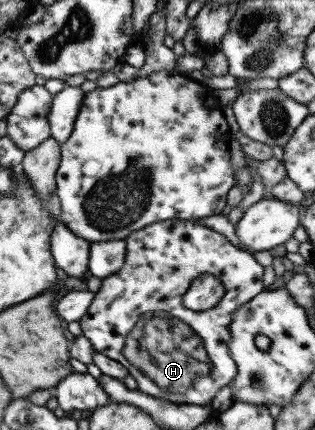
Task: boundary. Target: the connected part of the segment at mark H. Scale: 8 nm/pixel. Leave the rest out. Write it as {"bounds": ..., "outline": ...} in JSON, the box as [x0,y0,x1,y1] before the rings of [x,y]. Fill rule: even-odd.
{"bounds":[78,218,265,406],"outline":[[[175,218],[148,225],[128,235],[124,239],[127,249],[124,266],[116,274],[102,280],[87,314],[78,322],[82,336],[90,340],[95,351],[121,363],[137,381],[137,389],[142,393],[173,404],[205,406],[237,374],[237,365],[229,350],[229,328],[237,309],[265,288],[262,282],[264,268],[253,255],[199,222]],[[202,274],[215,275],[222,281],[224,297],[212,309],[194,311],[184,307],[183,297],[192,282]]]}

